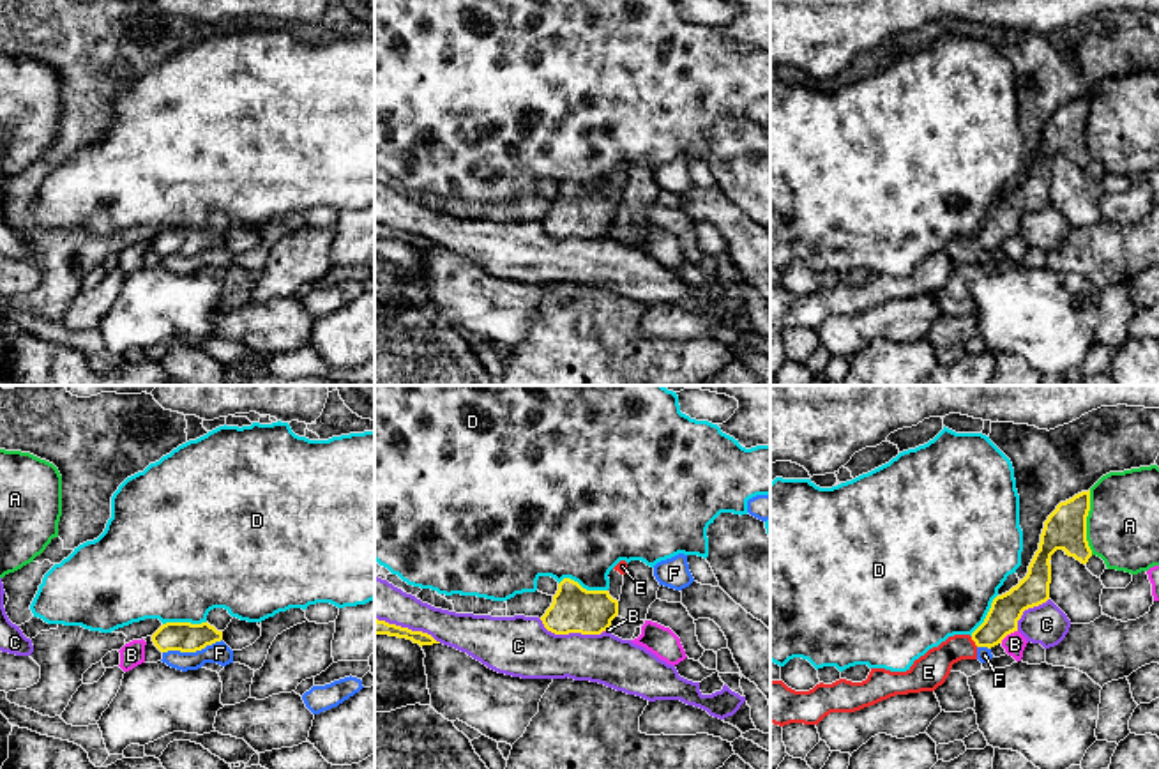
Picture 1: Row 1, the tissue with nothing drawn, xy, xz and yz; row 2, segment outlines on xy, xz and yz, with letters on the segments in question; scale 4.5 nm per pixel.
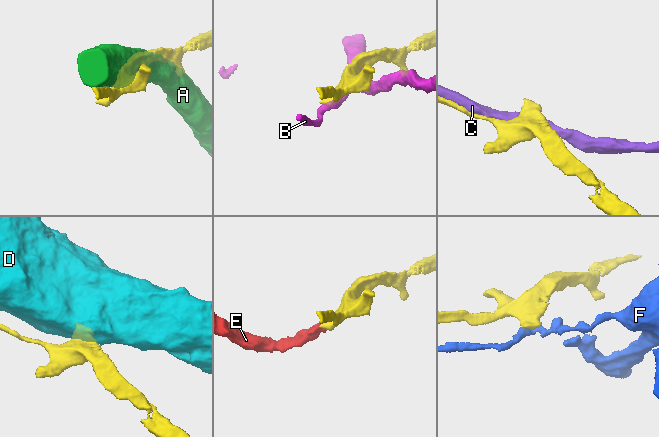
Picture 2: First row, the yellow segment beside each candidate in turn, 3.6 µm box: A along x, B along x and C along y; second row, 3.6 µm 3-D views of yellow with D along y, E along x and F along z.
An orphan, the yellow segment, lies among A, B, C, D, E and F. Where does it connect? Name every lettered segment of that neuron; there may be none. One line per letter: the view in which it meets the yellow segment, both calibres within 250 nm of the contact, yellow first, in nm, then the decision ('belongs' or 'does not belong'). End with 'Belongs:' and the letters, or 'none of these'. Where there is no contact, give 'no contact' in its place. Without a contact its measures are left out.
A: meets yellow in yz; 190 nm thick on the yellow side, 340 nm on the other; does not belong
B: meets yellow in yz; 150 nm thick on the yellow side, 100 nm on the other; does not belong
C: meets yellow in xz; 70 nm thick on the yellow side, 190 nm on the other; does not belong
D: meets yellow in xz; 200 nm thick on the yellow side, 420 nm on the other; does not belong
E: meets yellow in yz; 150 nm thick on the yellow side, 160 nm on the other; belongs
F: meets yellow in xy; 140 nm thick on the yellow side, 100 nm on the other; does not belong
Belongs: E

